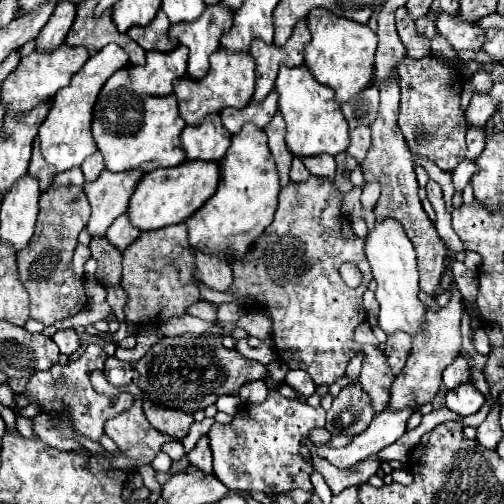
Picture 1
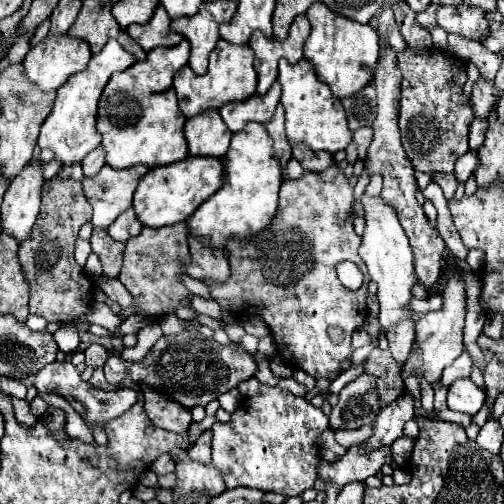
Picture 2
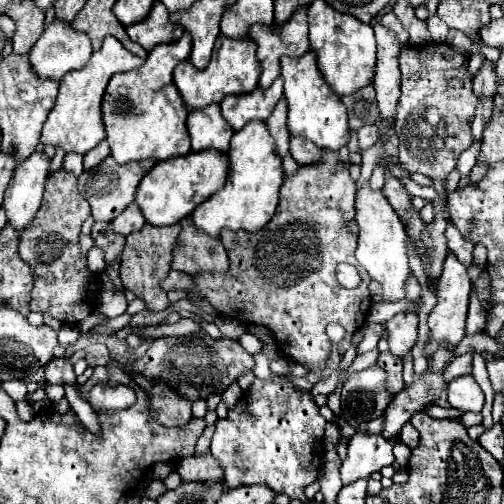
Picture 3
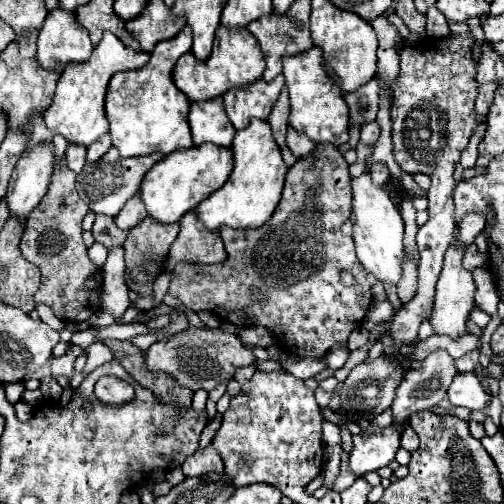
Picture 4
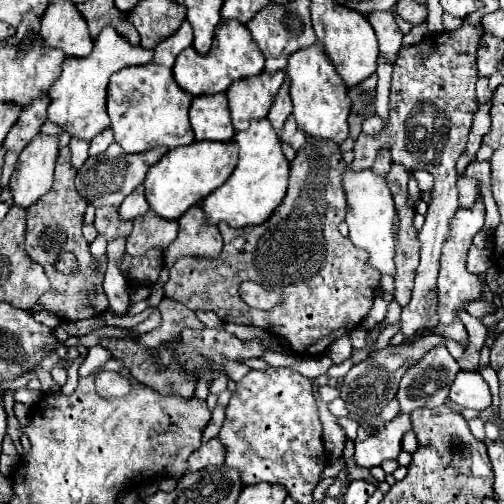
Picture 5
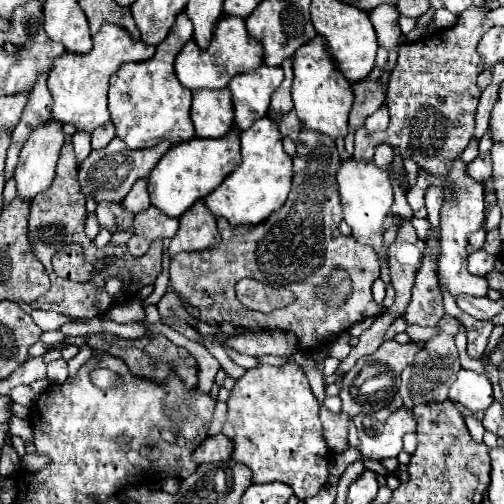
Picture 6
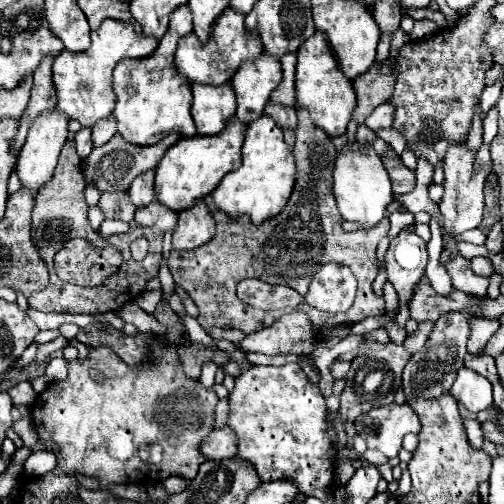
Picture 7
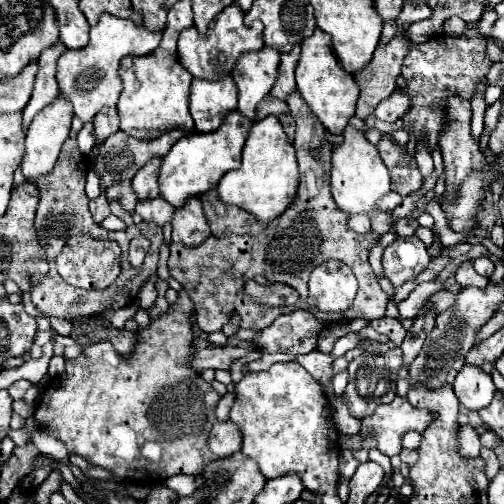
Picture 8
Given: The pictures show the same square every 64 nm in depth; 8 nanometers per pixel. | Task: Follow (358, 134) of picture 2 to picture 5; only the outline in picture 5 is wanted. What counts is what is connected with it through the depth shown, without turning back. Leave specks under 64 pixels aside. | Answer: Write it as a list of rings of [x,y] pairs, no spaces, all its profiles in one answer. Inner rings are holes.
[[[374,114],[374,116],[370,116],[370,118],[364,120],[364,124],[362,124],[362,132],[374,136],[374,134],[378,134],[384,126],[386,126],[386,122],[384,122],[378,114]]]

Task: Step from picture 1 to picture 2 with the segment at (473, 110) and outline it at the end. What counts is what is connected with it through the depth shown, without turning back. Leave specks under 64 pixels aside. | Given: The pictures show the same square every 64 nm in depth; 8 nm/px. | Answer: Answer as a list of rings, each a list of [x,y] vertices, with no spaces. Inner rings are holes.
[[[478,78],[474,88],[472,88],[472,96],[470,96],[472,104],[474,104],[474,112],[476,116],[488,116],[492,106],[498,100],[498,90],[494,88],[492,82],[488,82],[486,78]]]

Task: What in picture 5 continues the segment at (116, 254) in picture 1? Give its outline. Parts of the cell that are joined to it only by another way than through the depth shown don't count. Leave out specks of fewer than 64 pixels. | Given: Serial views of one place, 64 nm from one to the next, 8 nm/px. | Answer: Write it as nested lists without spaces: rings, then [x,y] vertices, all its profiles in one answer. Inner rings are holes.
[[[96,208],[96,220],[94,226],[98,234],[104,234],[108,240],[114,240],[118,236],[128,236],[132,230],[132,222],[124,222],[118,214],[118,208]]]

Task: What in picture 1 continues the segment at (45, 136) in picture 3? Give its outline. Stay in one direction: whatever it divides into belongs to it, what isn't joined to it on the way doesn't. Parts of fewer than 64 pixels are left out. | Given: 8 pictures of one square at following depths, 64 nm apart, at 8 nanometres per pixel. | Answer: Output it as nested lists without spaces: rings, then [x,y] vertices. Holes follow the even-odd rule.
[[[118,44],[104,46],[96,56],[92,56],[80,72],[76,72],[66,88],[56,92],[54,104],[46,116],[46,120],[40,126],[38,138],[40,148],[44,154],[44,160],[52,166],[56,166],[56,172],[70,170],[74,166],[82,166],[82,162],[96,152],[96,142],[92,136],[92,110],[98,98],[100,88],[106,84],[106,80],[116,72],[128,66],[128,54]]]

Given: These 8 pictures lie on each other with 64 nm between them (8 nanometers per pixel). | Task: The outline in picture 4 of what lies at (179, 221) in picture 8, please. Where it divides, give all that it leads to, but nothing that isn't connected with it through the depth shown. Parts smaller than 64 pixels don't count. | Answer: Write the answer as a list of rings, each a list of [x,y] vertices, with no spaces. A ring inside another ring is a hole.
[[[196,210],[186,212],[180,220],[180,234],[172,242],[166,270],[172,272],[178,262],[194,262],[194,264],[222,264],[226,260],[224,244],[218,232],[206,230],[198,220]]]

